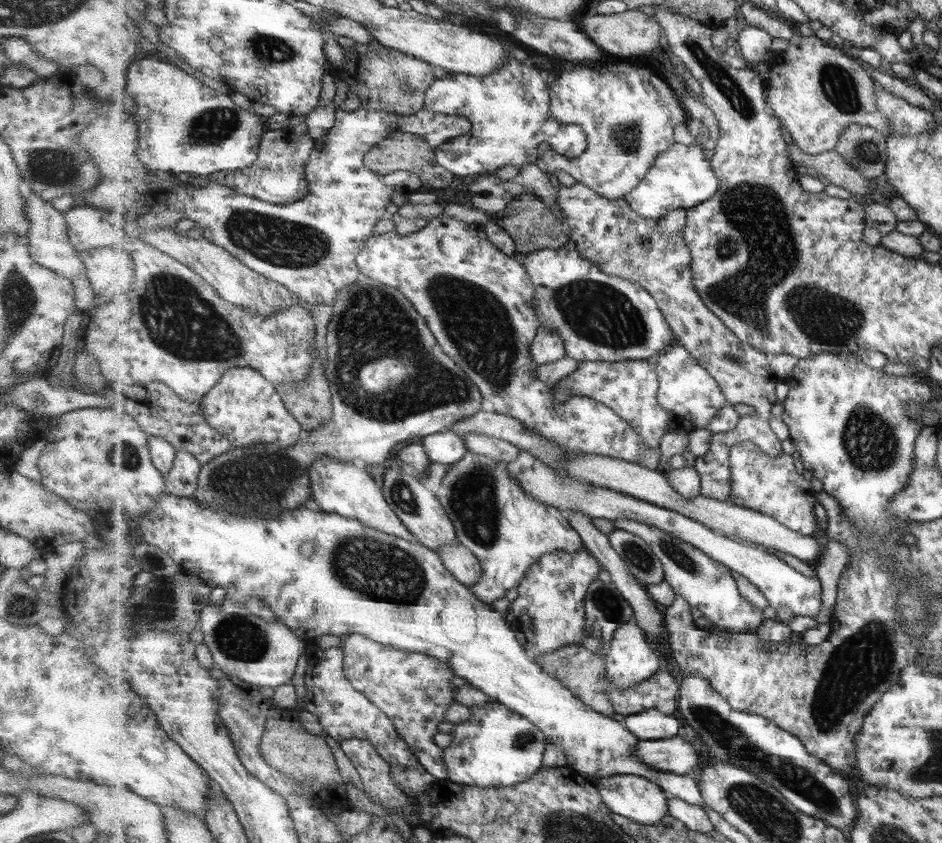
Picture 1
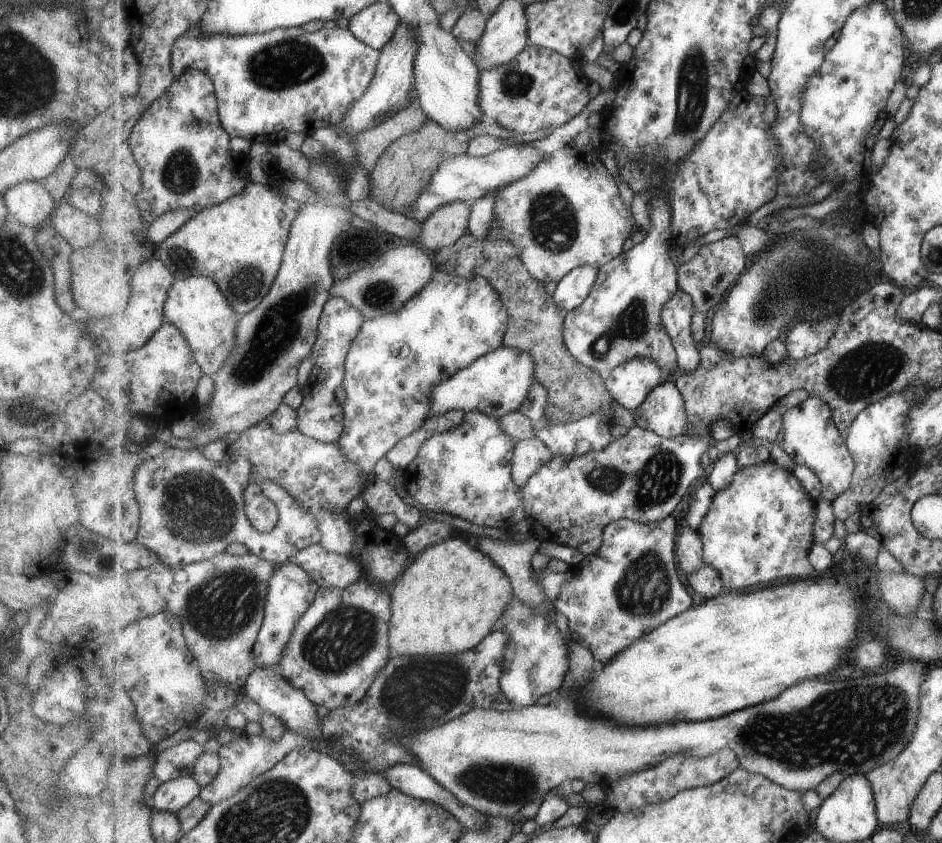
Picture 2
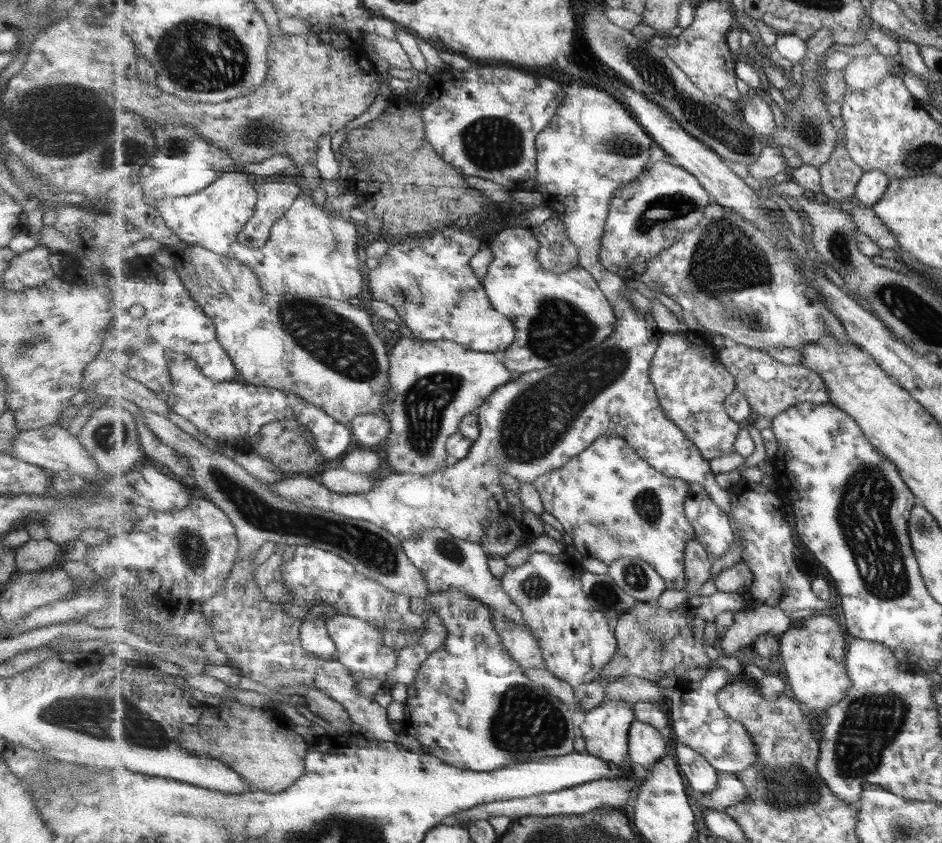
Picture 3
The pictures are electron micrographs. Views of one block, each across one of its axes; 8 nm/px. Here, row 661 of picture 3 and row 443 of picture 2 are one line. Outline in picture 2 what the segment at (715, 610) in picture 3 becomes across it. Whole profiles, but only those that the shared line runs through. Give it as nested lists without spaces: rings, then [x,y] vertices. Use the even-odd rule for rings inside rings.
[[[632,426],[627,434],[617,437],[603,450],[587,452],[583,456],[553,457],[522,488],[527,519],[541,524],[555,539],[576,548],[585,557],[597,554],[603,546],[603,533],[608,524],[621,519],[651,524],[671,516],[685,498],[689,486],[703,476],[701,458],[716,441],[711,435],[703,438],[691,438],[687,435],[667,438],[641,426]]]

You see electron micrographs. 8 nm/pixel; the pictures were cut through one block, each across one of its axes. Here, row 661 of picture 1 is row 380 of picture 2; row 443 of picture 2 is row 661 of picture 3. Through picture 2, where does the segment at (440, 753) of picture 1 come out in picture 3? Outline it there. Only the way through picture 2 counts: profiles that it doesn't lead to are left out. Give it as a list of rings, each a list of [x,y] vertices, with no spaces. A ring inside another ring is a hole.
[[[337,612],[328,615],[326,623],[329,634],[337,645],[336,660],[343,662],[357,681],[363,680],[363,678],[376,678],[381,681],[381,686],[383,686],[387,682],[389,672],[393,672],[397,668],[397,664],[403,661],[399,658],[398,651],[385,646],[383,632],[367,620]]]

